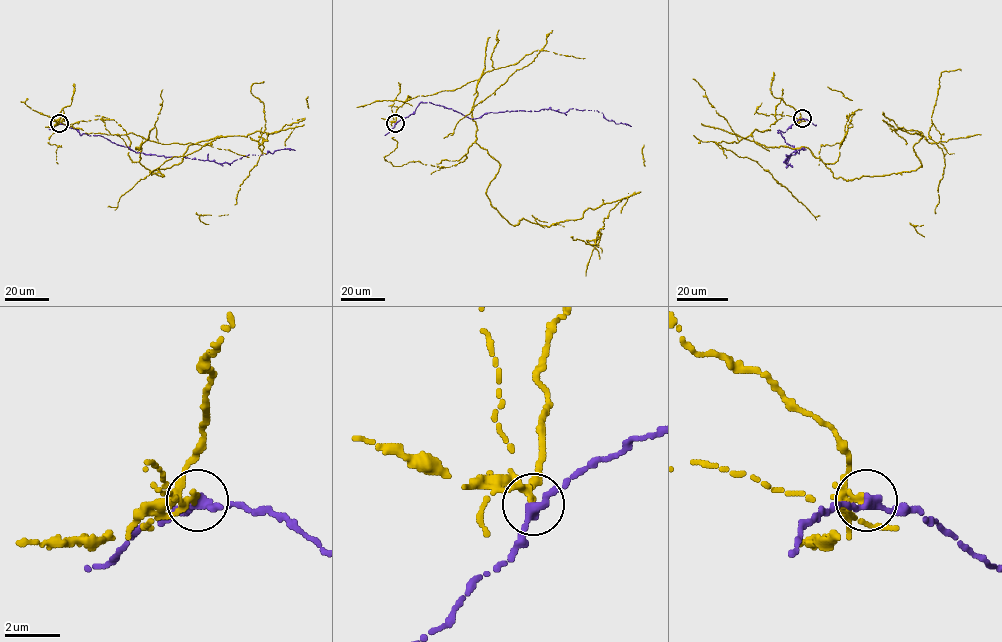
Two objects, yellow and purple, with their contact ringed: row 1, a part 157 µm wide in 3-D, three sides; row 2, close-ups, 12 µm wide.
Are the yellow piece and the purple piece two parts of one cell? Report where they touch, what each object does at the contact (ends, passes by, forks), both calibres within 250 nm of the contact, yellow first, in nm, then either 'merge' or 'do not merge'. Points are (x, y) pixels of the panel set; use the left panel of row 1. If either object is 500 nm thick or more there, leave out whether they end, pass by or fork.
at (59, 123); yellow ends there; purple passes by; 280 nm thick on the yellow side, 300 nm on the other; do not merge

